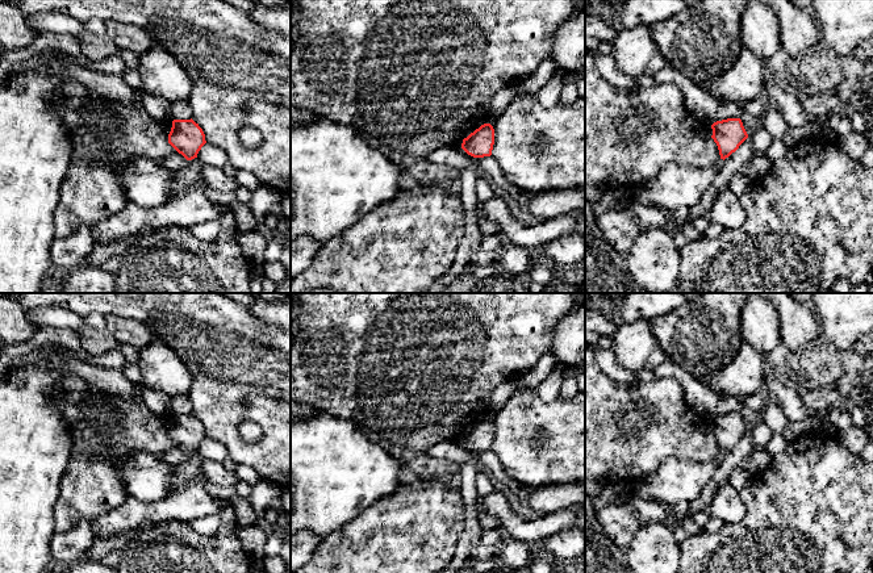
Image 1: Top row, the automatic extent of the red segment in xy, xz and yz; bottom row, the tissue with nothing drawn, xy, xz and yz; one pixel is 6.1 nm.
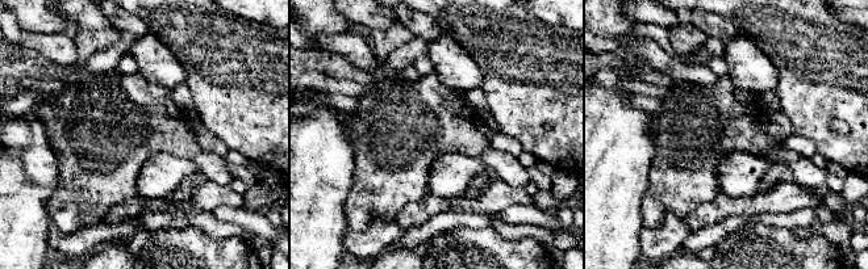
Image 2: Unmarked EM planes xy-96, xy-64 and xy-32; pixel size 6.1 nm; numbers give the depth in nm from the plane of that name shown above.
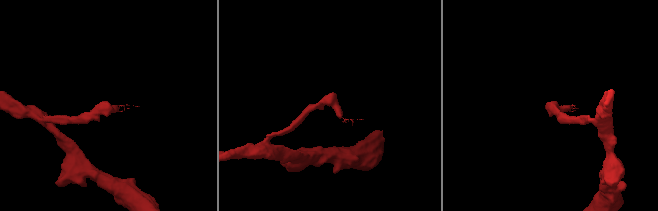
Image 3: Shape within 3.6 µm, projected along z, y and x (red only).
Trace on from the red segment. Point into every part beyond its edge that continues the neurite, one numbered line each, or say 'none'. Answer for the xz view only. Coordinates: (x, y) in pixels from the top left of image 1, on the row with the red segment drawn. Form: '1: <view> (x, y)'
none

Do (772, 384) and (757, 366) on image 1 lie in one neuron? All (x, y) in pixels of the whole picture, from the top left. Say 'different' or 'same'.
same

